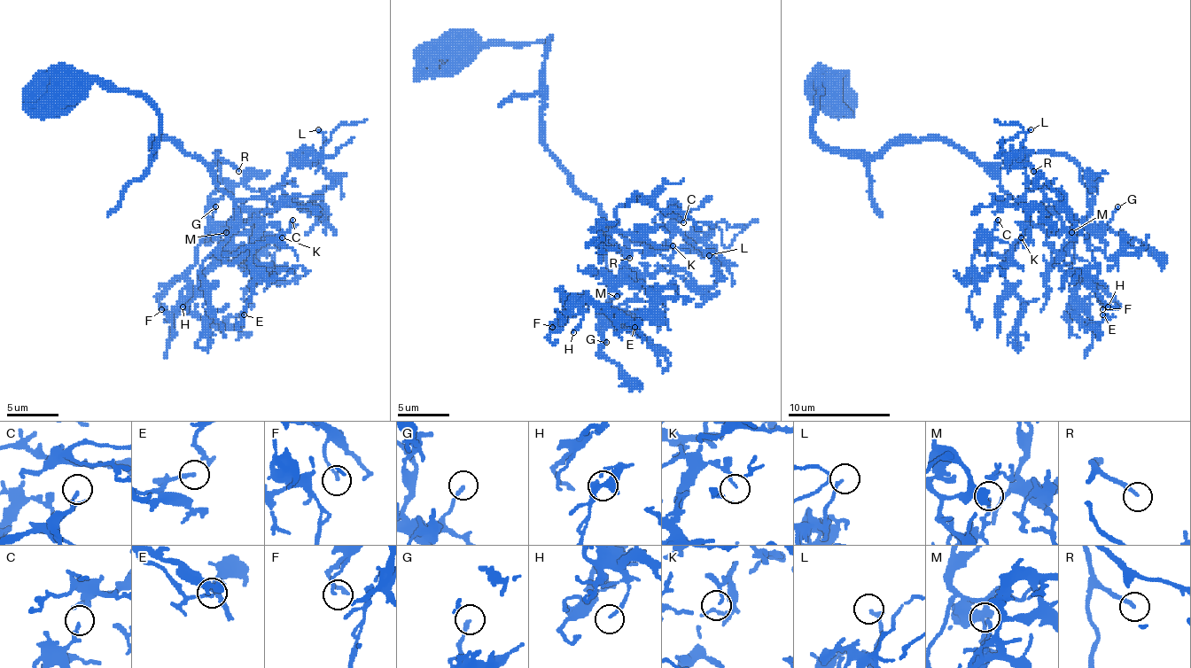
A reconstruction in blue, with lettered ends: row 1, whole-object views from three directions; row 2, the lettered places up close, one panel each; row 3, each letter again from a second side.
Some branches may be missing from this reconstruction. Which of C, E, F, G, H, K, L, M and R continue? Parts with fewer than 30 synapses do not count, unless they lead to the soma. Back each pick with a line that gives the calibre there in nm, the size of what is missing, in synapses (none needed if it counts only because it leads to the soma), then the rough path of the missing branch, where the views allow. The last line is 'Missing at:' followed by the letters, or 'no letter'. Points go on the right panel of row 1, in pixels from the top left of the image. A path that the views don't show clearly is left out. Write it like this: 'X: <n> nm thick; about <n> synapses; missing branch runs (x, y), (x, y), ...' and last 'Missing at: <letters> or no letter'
R: 200 nm thick; about 40 synapses; missing branch runs (1033, 171), (1044, 178), (1067, 178), (1094, 191), (1123, 186), (1131, 181), (1128, 175)
Missing at: R

